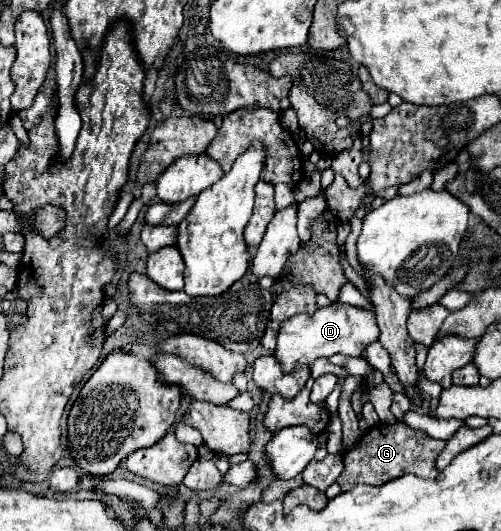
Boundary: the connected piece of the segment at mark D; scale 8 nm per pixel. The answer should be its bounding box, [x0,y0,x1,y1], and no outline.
[276,302,380,372]

